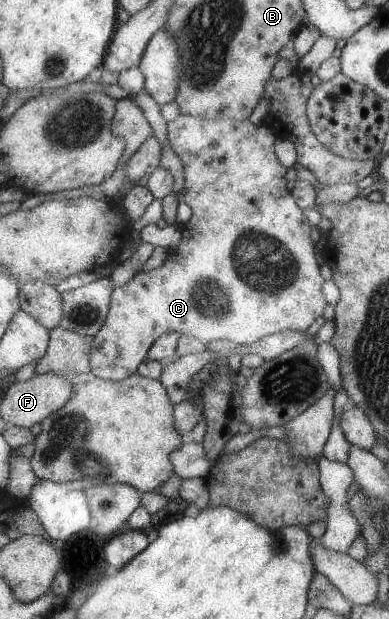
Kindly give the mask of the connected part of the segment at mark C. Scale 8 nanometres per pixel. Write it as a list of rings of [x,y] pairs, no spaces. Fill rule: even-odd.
[[[181,114],[177,116],[172,122],[167,123],[168,129],[168,137],[170,138],[170,145],[174,149],[175,153],[180,158],[182,167],[184,169],[184,177],[186,179],[186,186],[184,187],[184,200],[185,202],[191,207],[192,209],[192,216],[191,219],[188,221],[186,225],[180,225],[177,223],[175,226],[179,231],[181,231],[181,241],[176,248],[169,248],[167,249],[167,259],[165,263],[154,270],[148,270],[146,272],[138,272],[136,273],[128,282],[123,285],[120,285],[114,289],[112,295],[112,304],[110,307],[110,312],[104,326],[101,328],[101,331],[97,333],[94,337],[93,341],[93,350],[91,354],[91,363],[92,363],[92,371],[91,376],[97,378],[103,378],[106,380],[113,380],[116,382],[121,382],[124,379],[130,378],[133,374],[137,374],[137,369],[139,369],[139,365],[142,365],[143,361],[148,357],[149,350],[153,347],[153,344],[163,335],[167,333],[167,331],[176,331],[179,332],[181,335],[191,334],[192,336],[198,337],[202,339],[204,342],[215,341],[215,339],[228,339],[233,341],[234,343],[239,343],[239,345],[249,345],[255,342],[258,342],[261,338],[265,338],[271,334],[277,334],[278,331],[281,329],[307,329],[309,325],[311,325],[311,321],[313,319],[317,319],[317,317],[321,316],[321,311],[323,311],[323,307],[325,307],[325,299],[323,295],[321,295],[321,285],[323,285],[323,279],[321,279],[321,275],[319,275],[319,265],[317,265],[317,261],[315,261],[315,251],[313,251],[313,241],[311,241],[311,237],[309,237],[309,231],[311,228],[309,223],[307,222],[307,218],[301,212],[301,208],[297,206],[297,203],[294,199],[292,193],[287,191],[287,179],[283,177],[285,175],[285,167],[281,167],[279,165],[279,159],[277,159],[277,155],[275,155],[275,139],[277,139],[277,135],[273,135],[273,131],[271,131],[271,127],[266,126],[264,124],[261,125],[254,125],[249,121],[246,120],[236,120],[233,118],[227,119],[214,119],[208,120],[205,118],[195,117],[189,114]]]

